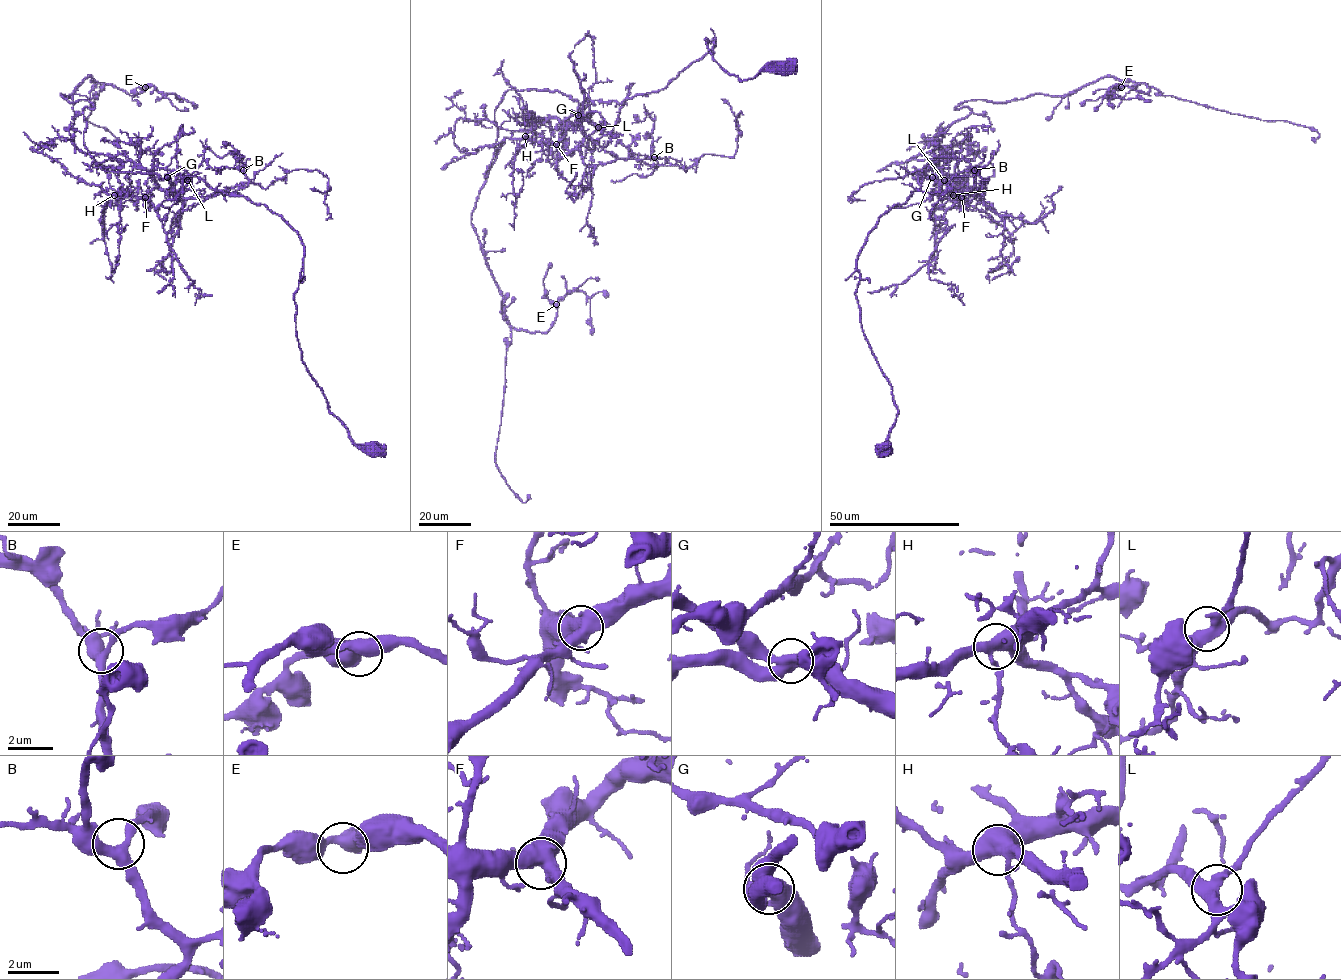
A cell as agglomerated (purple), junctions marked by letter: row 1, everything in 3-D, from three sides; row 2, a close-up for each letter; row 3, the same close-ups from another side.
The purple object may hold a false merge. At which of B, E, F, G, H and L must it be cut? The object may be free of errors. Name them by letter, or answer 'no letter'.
no letter

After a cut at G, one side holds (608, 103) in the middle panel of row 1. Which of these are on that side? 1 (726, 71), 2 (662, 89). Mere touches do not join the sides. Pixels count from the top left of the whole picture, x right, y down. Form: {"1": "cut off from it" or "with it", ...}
{"1": "with it", "2": "with it"}

